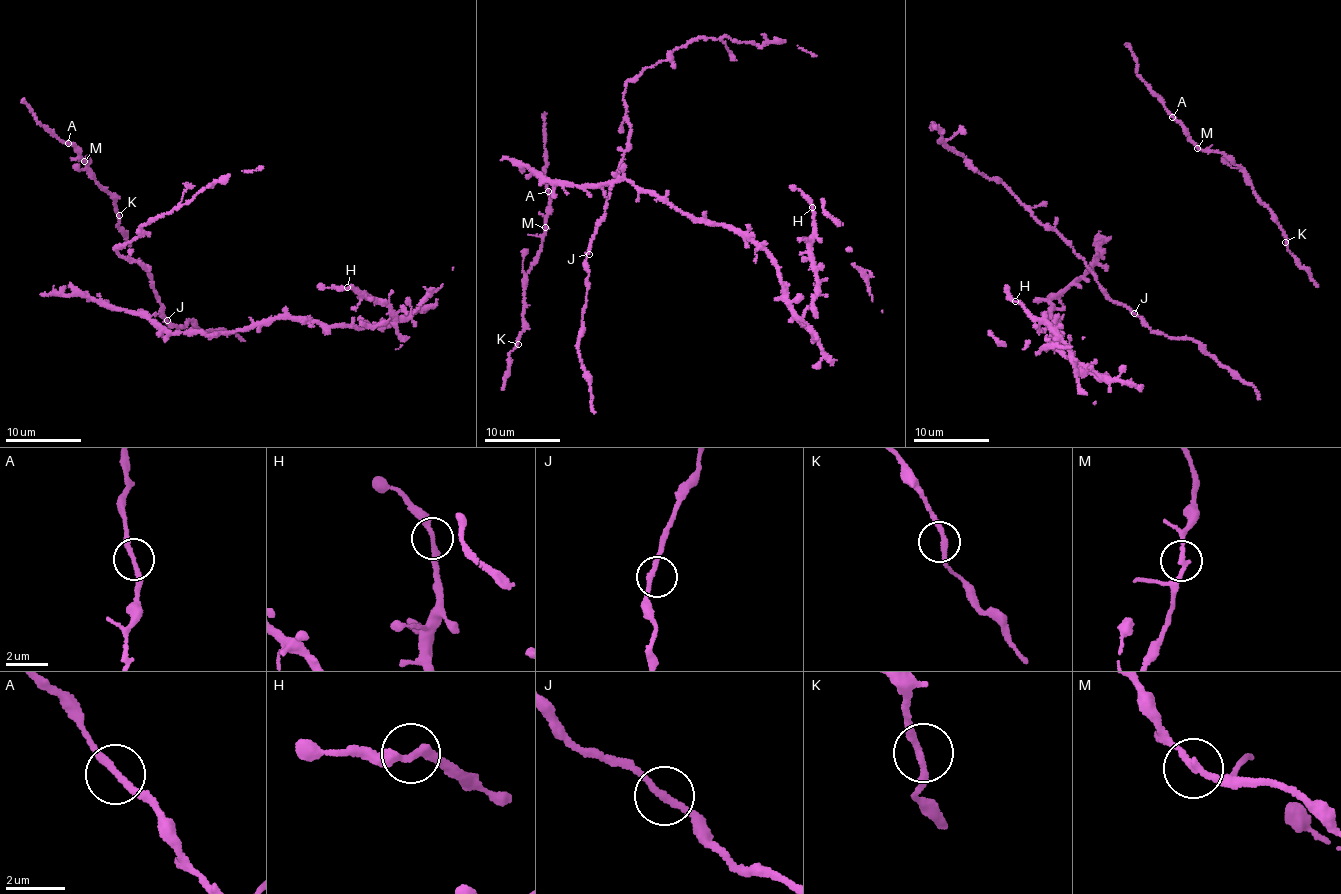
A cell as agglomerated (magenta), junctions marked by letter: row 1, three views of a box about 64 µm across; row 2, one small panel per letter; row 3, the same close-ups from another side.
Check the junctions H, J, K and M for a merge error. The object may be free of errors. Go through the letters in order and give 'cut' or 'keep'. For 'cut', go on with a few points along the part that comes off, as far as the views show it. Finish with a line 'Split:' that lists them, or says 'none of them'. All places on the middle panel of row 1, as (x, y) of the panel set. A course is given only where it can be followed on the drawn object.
H: keep
J: keep
K: keep
M: keep
Split: none of them

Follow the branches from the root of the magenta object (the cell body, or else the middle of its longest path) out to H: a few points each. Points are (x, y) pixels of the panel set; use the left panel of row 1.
H: (147, 319), (171, 333), (209, 335), (243, 331), (277, 318), (359, 328), (393, 322), (391, 308), (347, 288)

